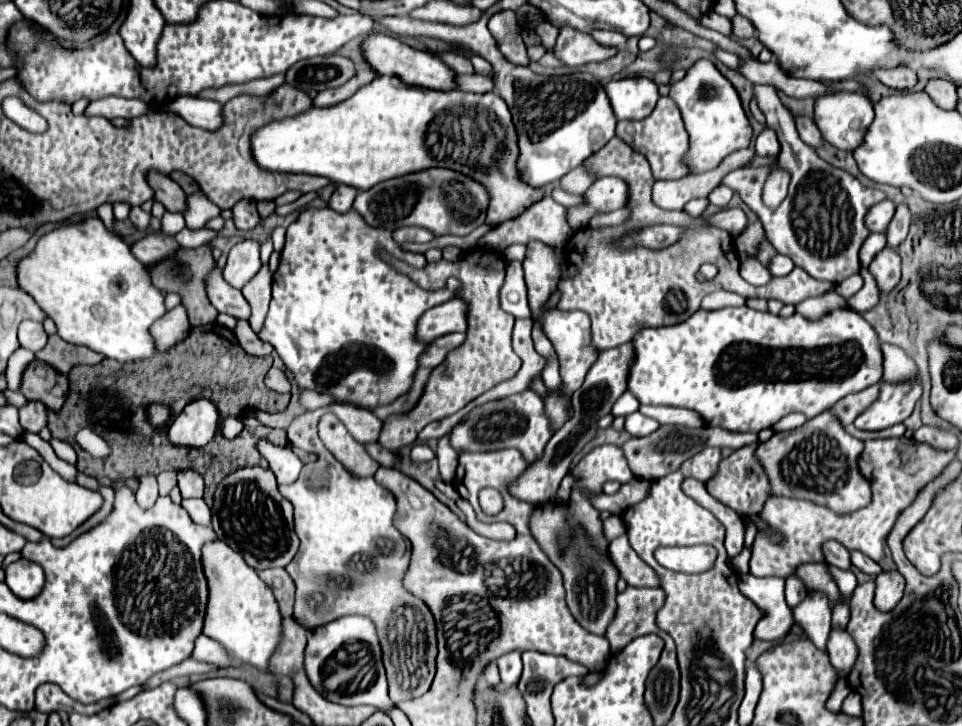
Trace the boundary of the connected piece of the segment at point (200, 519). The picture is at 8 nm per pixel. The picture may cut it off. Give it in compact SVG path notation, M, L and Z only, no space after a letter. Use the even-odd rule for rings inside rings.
M199 498L199 500L183 500L181 506L189 512L193 522L197 522L201 526L211 526L211 510L209 510L209 506L205 504L203 498Z

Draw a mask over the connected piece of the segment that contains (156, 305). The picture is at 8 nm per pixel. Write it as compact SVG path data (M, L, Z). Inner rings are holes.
M87 218L83 224L59 226L41 236L35 252L19 262L17 274L19 286L31 294L43 310L47 310L49 318L57 324L57 334L65 342L87 346L121 364L149 360L157 354L157 344L149 328L167 312L165 294L153 286L149 268L131 254L129 244L121 236L111 234L99 218Z

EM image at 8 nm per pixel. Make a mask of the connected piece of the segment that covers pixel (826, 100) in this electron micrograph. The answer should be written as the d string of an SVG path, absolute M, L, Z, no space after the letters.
M837 92L831 96L821 96L815 100L815 124L819 130L823 130L823 138L827 138L829 144L833 144L839 150L853 152L859 148L865 140L865 134L873 122L873 102L855 92Z

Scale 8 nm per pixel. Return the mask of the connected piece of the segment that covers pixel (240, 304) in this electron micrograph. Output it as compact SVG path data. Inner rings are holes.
M215 266L207 272L205 288L207 288L209 302L217 308L217 312L231 314L239 320L249 320L249 316L251 316L249 302L245 300L245 296L239 290L235 290L233 286L227 286L219 266Z

